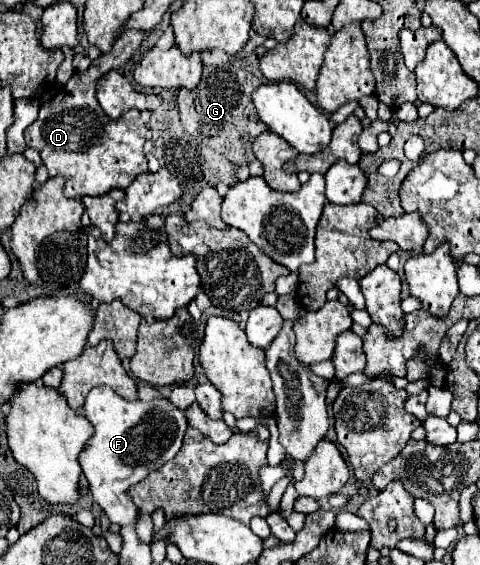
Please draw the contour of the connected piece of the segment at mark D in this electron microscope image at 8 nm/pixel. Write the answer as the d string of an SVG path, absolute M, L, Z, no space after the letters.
M128 30L124 32L114 48L108 54L102 54L92 66L84 72L74 72L66 86L48 102L40 106L40 114L24 132L26 144L40 152L48 174L62 176L66 180L64 196L82 198L82 196L102 196L114 188L128 188L136 176L148 172L146 156L142 152L146 124L140 118L140 110L132 108L122 114L118 120L106 116L102 106L96 100L96 80L100 74L122 68L132 54L140 48L148 32Z

